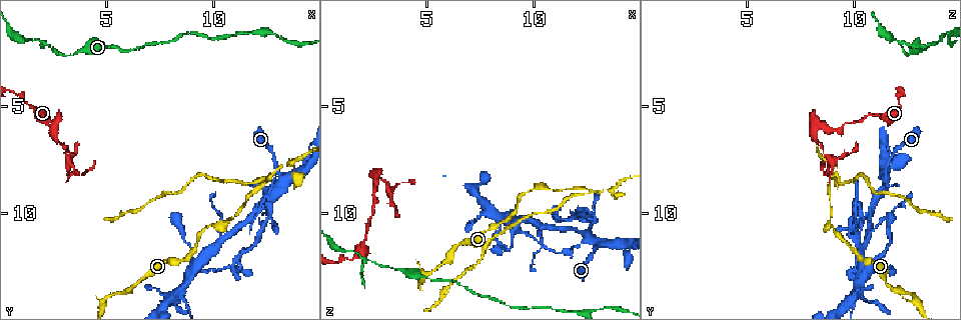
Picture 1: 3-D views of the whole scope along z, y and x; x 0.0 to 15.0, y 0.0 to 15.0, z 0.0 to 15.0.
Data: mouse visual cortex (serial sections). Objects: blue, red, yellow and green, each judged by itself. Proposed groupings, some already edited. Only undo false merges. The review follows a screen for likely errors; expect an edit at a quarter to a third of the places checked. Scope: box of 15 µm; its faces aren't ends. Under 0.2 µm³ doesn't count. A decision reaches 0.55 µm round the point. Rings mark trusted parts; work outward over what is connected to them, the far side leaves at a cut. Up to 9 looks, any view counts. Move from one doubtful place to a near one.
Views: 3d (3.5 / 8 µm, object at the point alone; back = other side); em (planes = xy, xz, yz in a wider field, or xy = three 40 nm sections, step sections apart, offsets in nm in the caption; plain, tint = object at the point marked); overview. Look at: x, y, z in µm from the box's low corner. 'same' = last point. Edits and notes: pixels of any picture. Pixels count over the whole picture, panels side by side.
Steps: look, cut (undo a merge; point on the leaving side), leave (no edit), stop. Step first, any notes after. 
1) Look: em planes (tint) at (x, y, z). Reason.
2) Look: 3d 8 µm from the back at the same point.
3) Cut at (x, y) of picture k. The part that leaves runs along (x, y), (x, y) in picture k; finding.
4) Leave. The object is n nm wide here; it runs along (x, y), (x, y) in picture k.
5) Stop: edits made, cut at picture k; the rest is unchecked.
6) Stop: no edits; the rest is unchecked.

Look: 3d 3.5 µm at (12.6, 8.4, 9.0). Arms part here.

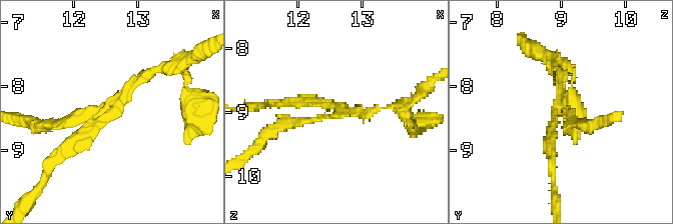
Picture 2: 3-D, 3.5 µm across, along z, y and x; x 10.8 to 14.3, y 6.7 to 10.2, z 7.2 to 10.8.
Look: em xy step 1 (tint) at (12.65, 8.30, 8.95). 3 arms meet here; the arms are 150, 150, 150 nm wide.

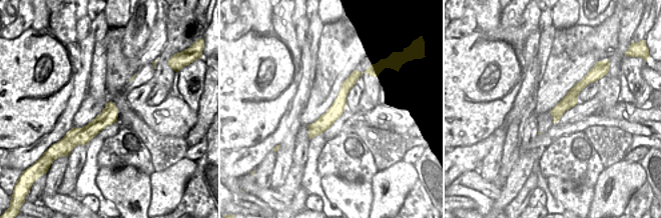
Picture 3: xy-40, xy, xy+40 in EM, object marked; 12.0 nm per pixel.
Cut at (66, 119) of picture 2. The part that leaves runs along (115, 107), (38, 125) in picture 2; a second cell is stuck on.

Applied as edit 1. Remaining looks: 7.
Look: overview.

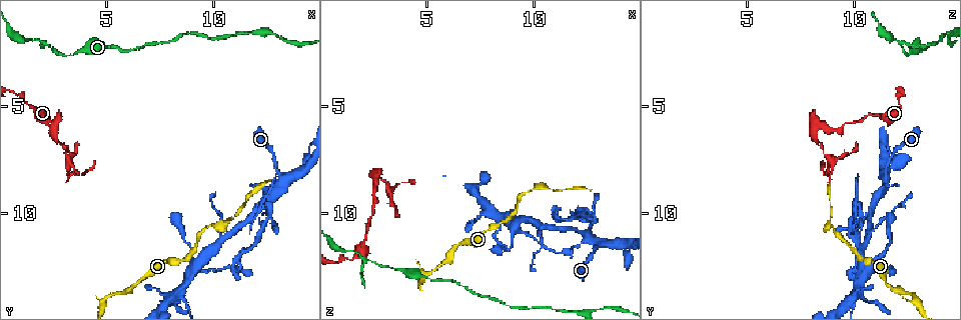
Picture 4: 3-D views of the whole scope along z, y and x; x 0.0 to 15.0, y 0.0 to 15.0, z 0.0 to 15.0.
Look: em planes (tint) at (12.5, 10.2, 10.0). Sharp bend.

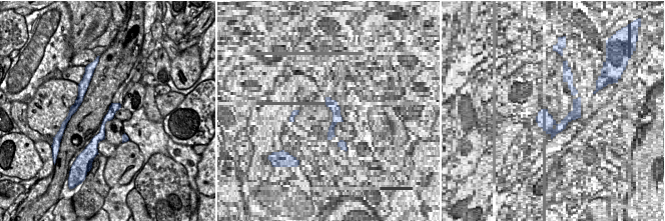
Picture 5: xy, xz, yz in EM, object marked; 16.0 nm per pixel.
Look: 3d 3.5 µm at the same point. See where the arms go.

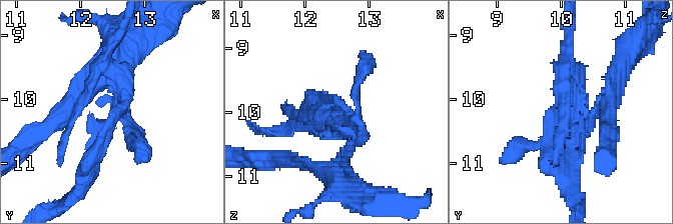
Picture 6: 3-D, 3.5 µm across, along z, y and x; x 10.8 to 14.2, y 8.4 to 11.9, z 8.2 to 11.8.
Leave. The object is 160 nm wide here; it runs along (117, 105), (94, 142) in picture 5; one cell here.

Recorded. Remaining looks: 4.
Look: em xy step 5 (tint) at (8.3, 13.6, 10.2). Three arms meet.

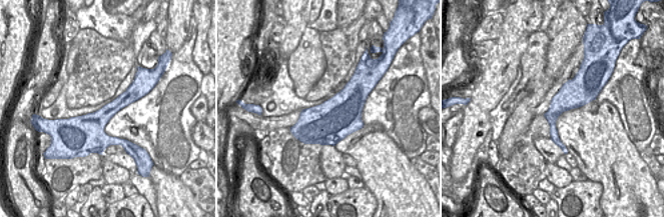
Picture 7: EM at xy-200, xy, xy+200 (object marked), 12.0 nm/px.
Look: 3d 3.5 µm at the same point. Wider look.

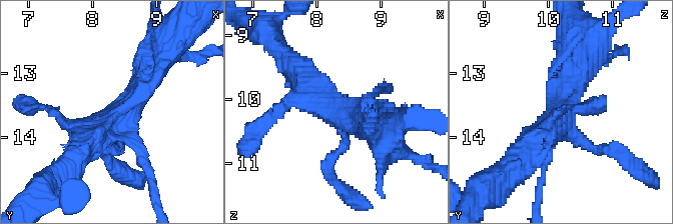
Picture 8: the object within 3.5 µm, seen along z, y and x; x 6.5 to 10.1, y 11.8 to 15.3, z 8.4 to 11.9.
Leave. It runs along (153, 63), (141, 91), (76, 158) in picture 8; one cell here.

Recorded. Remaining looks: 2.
Look: 3d 8 µm at (2.5, 5.9, 8.2). Abrupt turn.

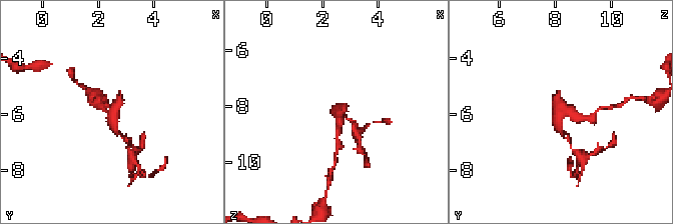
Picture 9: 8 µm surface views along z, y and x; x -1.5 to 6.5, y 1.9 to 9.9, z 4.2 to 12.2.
Look: em xy step 5 (tint) at (2.5, 6.0, 8.2).

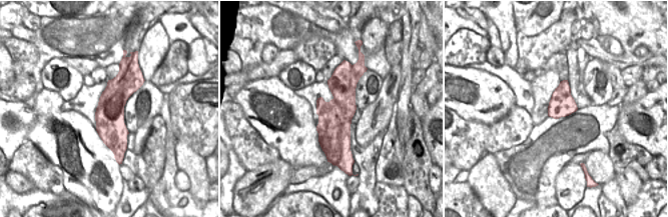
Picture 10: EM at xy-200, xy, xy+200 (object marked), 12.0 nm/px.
Cut at (115, 130) of picture 9. A border runs along (353, 66), (348, 98), (340, 104) in picture 10; a second cell is stuck on.

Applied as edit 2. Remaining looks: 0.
Stop: edits made, cut at picture 2, cut at picture 9; the rest is unchecked.

